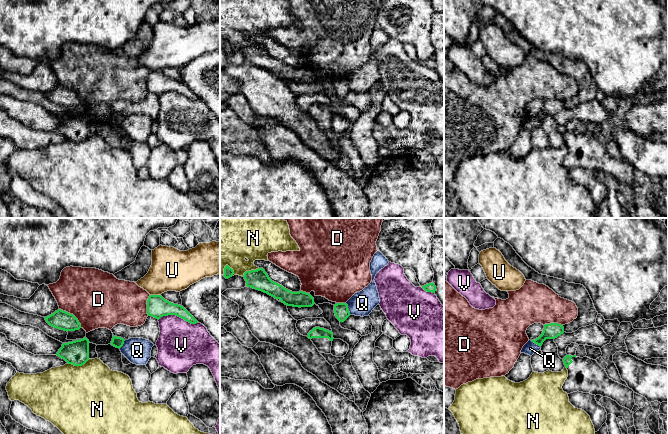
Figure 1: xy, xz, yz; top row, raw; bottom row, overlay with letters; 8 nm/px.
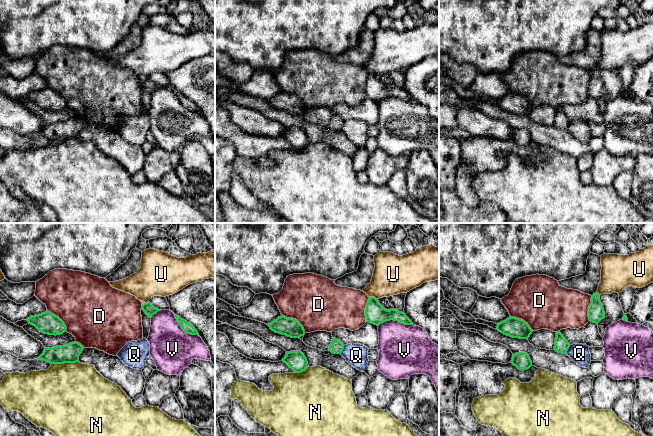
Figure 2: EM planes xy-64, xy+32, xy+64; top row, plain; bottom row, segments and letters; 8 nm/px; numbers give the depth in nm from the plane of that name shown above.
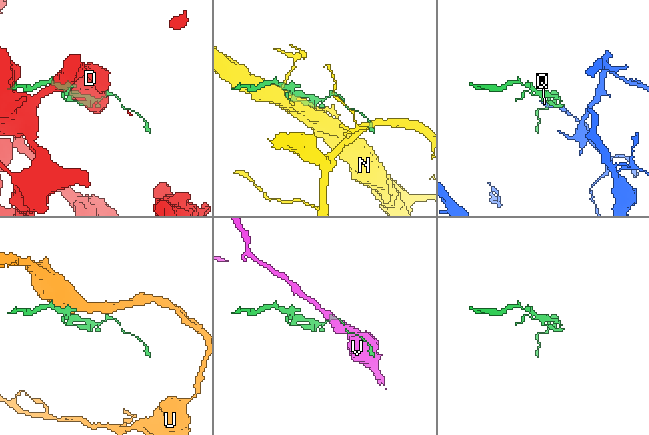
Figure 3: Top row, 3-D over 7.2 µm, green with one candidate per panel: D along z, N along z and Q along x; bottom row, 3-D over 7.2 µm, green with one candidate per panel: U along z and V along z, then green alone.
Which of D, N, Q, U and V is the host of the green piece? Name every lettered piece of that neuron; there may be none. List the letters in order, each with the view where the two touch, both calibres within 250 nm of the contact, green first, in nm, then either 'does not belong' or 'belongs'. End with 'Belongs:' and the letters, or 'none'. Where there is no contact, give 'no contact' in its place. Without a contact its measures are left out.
D: xy | 150/460 nm | does not belong
N: xy | 190/500 nm | does not belong
Q: xz | 120/200 nm | does not belong
U: xy | 170/340 nm | does not belong
V: xy | 170/380 nm | does not belong
Belongs: none

